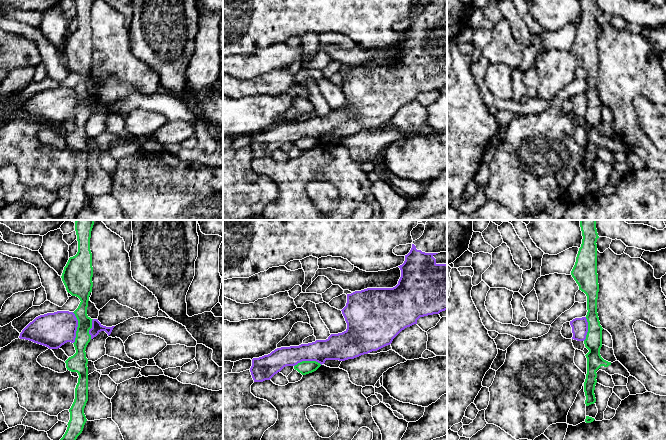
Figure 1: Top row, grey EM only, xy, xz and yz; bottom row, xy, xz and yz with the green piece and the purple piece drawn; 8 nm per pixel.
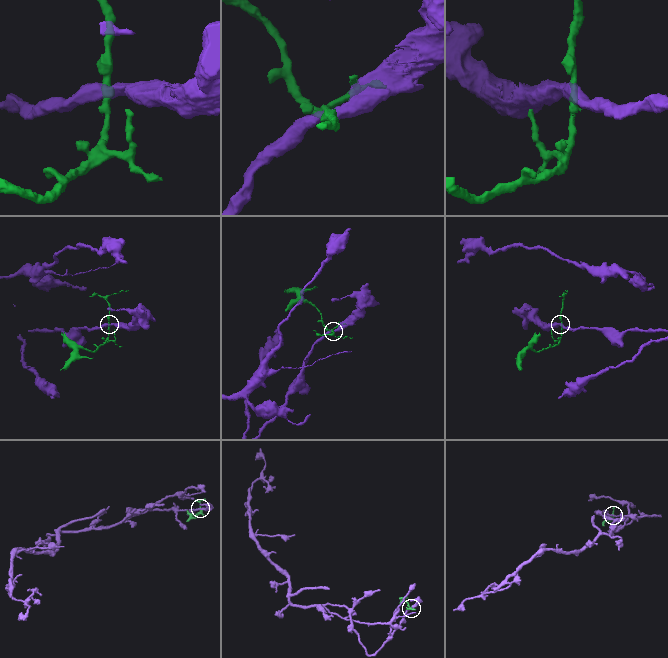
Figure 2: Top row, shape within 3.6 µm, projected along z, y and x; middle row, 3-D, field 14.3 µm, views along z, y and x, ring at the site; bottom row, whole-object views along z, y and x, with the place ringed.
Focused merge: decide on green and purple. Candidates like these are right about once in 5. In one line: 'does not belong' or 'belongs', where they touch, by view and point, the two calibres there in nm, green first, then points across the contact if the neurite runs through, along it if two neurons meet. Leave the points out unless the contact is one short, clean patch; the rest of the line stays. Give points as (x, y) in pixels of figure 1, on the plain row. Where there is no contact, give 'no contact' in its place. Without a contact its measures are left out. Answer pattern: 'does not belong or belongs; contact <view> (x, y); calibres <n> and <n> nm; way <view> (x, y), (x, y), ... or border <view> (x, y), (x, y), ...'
does not belong; contact xy (77, 104); calibres 120 and 280 nm; border xy (72, 88), (77, 96), (76, 113), (73, 119)

